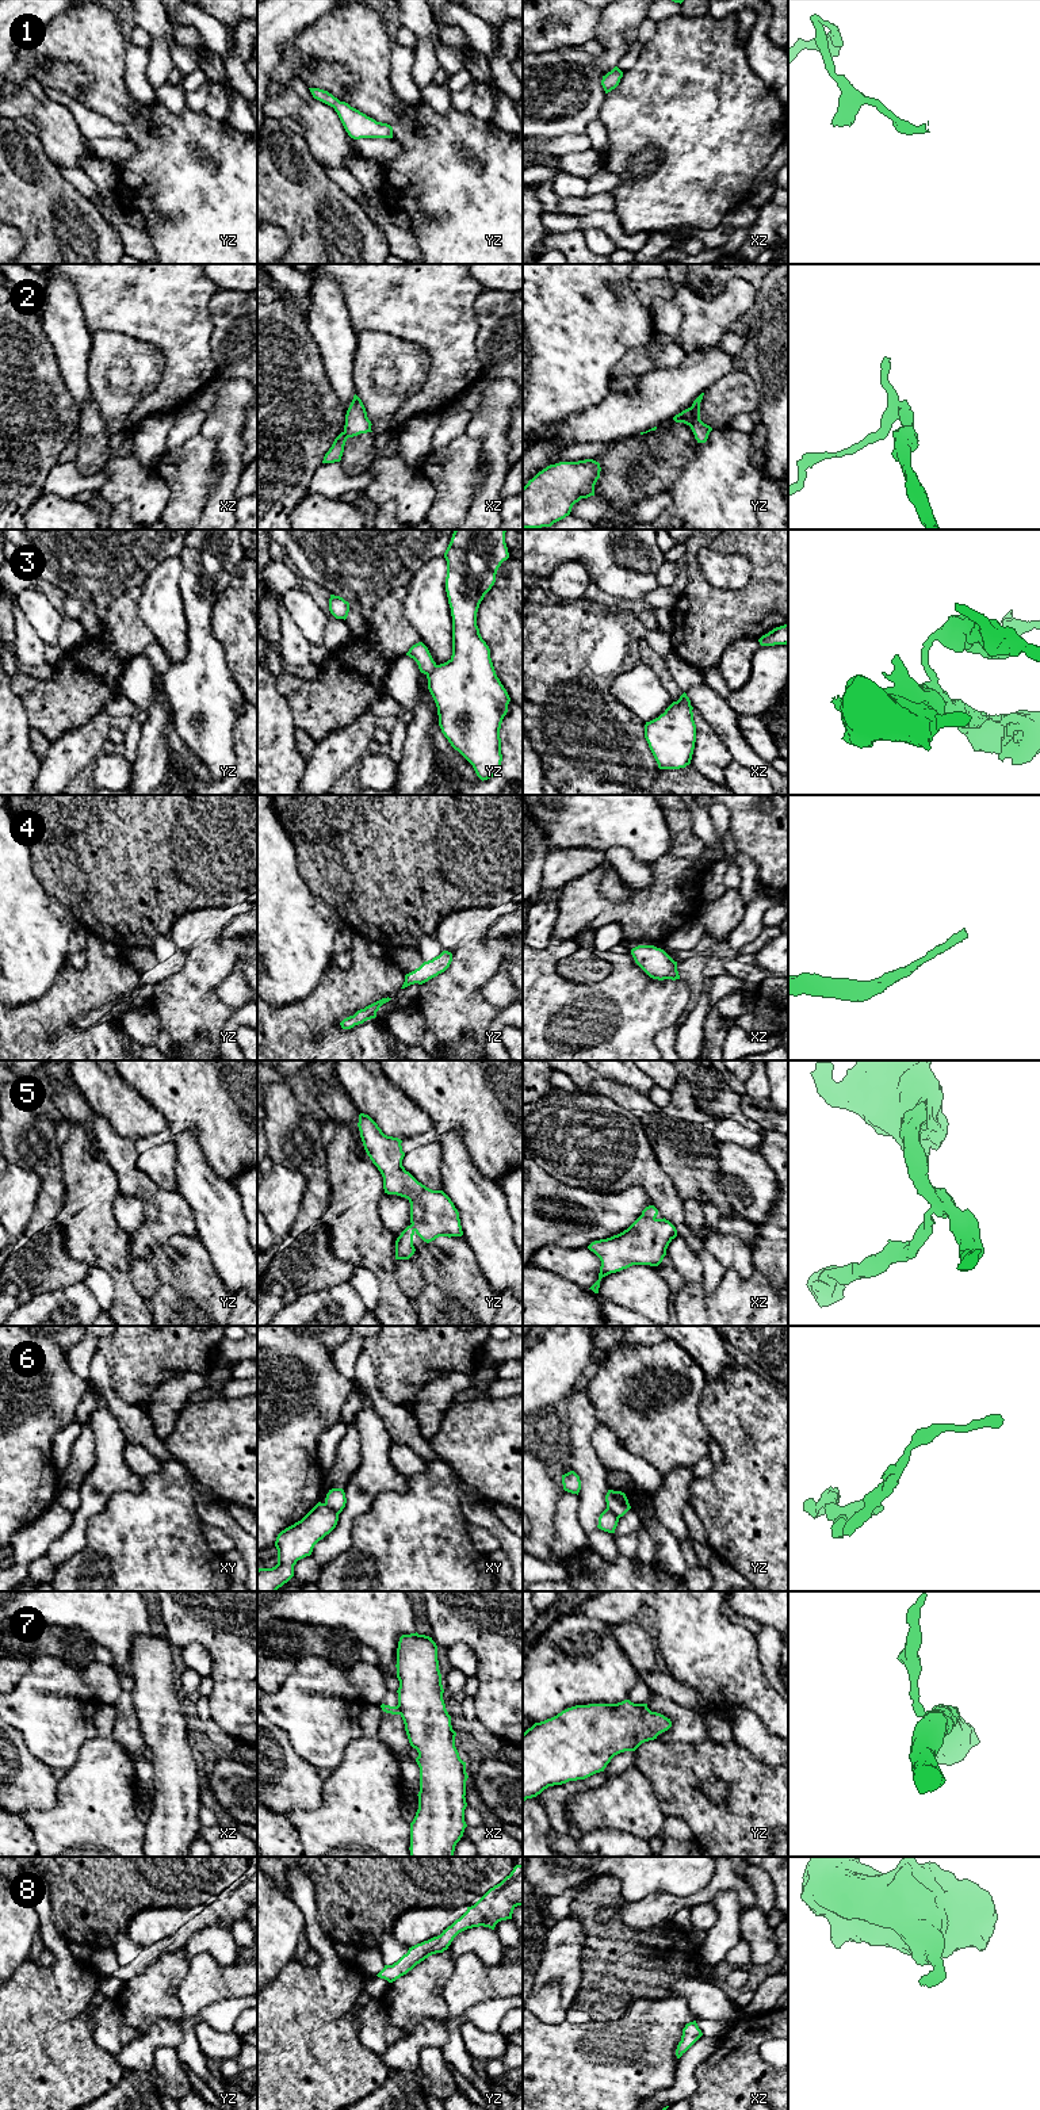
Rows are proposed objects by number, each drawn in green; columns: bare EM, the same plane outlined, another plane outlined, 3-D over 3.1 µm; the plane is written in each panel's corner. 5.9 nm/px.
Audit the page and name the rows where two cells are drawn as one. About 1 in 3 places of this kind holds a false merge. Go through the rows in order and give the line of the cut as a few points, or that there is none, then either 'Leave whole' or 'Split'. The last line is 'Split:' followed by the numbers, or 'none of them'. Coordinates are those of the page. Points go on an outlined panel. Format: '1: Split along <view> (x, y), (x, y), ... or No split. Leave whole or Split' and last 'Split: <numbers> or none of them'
1: No split. Leave whole
2: Split along yz (689, 408), (694, 415), (691, 425). Split
3: Split along yz (436, 665), (427, 676). Split
4: No split. Leave whole
5: No split. Leave whole
6: Split along xy (324, 1503), (337, 1516). Split
7: Split along xz (397, 1705), (400, 1713). Split
8: No split. Leave whole
Split: 2, 3, 6, 7

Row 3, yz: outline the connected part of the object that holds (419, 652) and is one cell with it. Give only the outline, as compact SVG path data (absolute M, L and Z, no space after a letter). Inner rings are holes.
M422 642L413 645L406 655L413 658L417 662L420 672L427 676L436 668L436 662Z

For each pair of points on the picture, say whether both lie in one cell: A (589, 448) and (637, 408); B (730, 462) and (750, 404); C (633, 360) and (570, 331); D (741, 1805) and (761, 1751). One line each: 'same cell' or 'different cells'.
A: different cells
B: different cells
C: different cells
D: different cells

